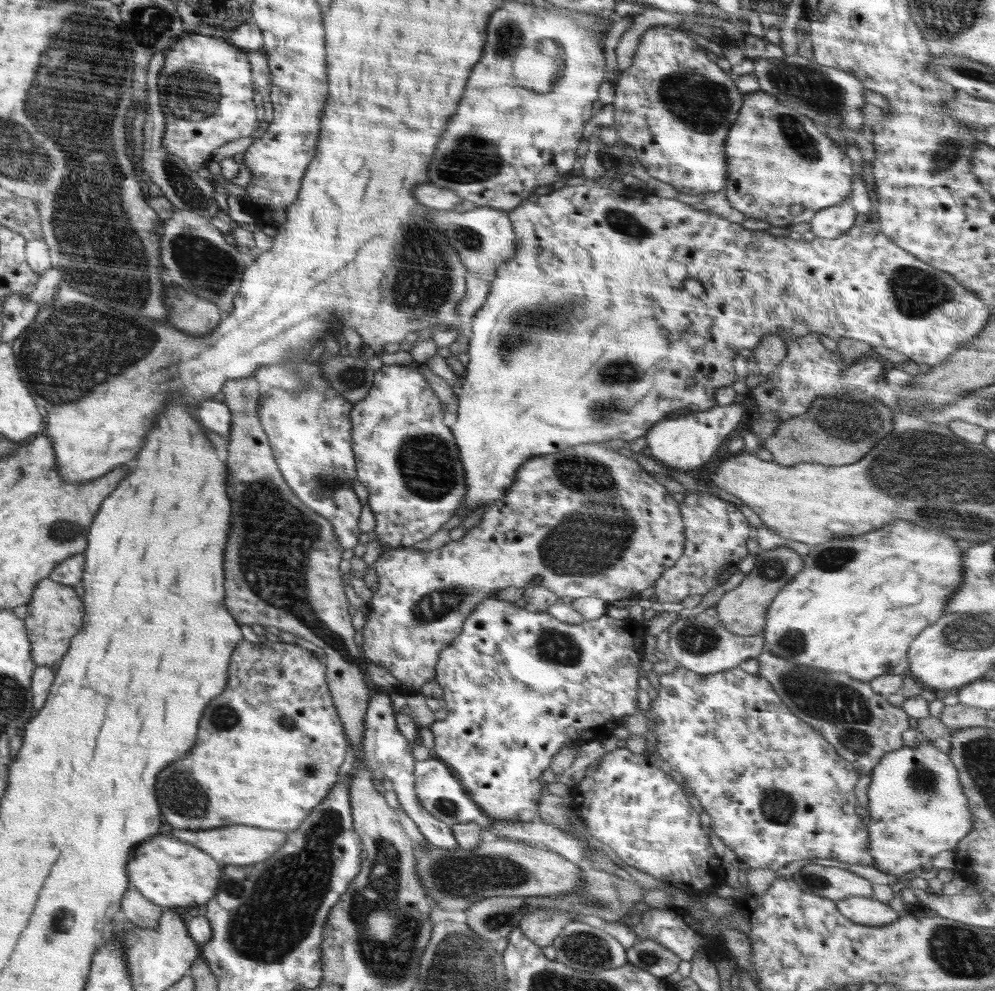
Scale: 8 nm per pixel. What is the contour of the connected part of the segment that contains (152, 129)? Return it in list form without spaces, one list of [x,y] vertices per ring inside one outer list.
[[[167,51],[156,52],[150,60],[147,67],[147,85],[149,88],[148,105],[146,112],[146,122],[144,122],[144,152],[142,154],[143,171],[149,176],[149,182],[154,182],[160,187],[162,196],[166,197],[178,210],[187,210],[200,214],[209,221],[214,218],[221,208],[218,207],[214,199],[214,186],[216,182],[213,179],[204,179],[198,176],[197,171],[191,171],[186,168],[186,163],[180,157],[171,155],[166,151],[166,147],[162,145],[162,136],[164,136],[164,126],[166,126],[164,112],[160,105],[160,91],[158,91],[158,74],[164,68],[164,60],[166,60]]]

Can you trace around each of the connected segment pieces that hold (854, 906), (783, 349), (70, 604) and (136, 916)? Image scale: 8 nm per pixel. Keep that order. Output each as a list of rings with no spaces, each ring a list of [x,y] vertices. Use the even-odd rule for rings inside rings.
[[[852,895],[836,901],[836,906],[844,917],[863,925],[882,926],[899,918],[899,913],[894,911],[888,903],[873,896]]]
[[[770,334],[770,336],[764,336],[760,340],[760,344],[756,348],[751,349],[757,368],[763,375],[770,375],[772,372],[776,372],[776,368],[782,364],[782,360],[786,358],[788,354],[788,345],[784,343],[782,336],[776,336]]]
[[[45,578],[38,584],[32,597],[27,604],[28,615],[24,618],[32,647],[32,661],[38,666],[56,667],[58,662],[68,654],[73,637],[77,636],[78,631],[84,626],[85,614],[82,600],[76,596],[72,587],[62,586],[58,581],[50,578]]]
[[[131,887],[125,891],[125,896],[121,902],[121,910],[126,915],[126,918],[138,925],[138,927],[156,929],[163,909],[162,906],[148,900],[148,898]]]

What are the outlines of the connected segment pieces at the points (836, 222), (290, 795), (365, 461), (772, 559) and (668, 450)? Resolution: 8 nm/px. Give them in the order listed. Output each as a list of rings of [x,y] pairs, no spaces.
[[[850,198],[836,206],[820,209],[809,222],[816,237],[836,238],[854,225],[856,210],[852,208]]]
[[[263,638],[259,642],[250,642],[246,639],[238,641],[238,645],[232,653],[228,667],[229,677],[224,691],[214,697],[206,706],[202,713],[197,731],[196,744],[188,752],[186,758],[174,760],[168,763],[160,773],[158,773],[158,808],[164,814],[164,820],[178,829],[206,830],[228,826],[228,824],[246,824],[246,826],[256,826],[266,830],[278,830],[288,832],[298,829],[304,818],[312,813],[312,809],[322,802],[322,799],[330,793],[332,785],[336,783],[338,770],[344,756],[346,756],[346,740],[344,740],[343,724],[334,706],[330,689],[326,684],[326,663],[316,657],[312,651],[300,647],[297,644],[289,644],[280,640],[271,643]]]
[[[382,365],[374,374],[368,396],[352,406],[352,412],[350,412],[350,421],[352,421],[351,441],[352,449],[354,449],[353,454],[356,457],[357,479],[368,492],[369,505],[372,512],[374,512],[374,519],[376,519],[375,536],[380,540],[385,551],[399,549],[400,547],[412,547],[416,542],[432,536],[438,530],[443,529],[443,525],[448,523],[455,515],[455,511],[464,504],[467,492],[465,469],[461,462],[458,445],[454,441],[454,435],[450,427],[444,423],[445,411],[440,407],[440,402],[441,400],[436,396],[432,387],[428,385],[426,377],[416,367],[410,367],[410,365]]]
[[[786,546],[760,550],[756,555],[753,569],[745,574],[741,584],[736,586],[735,590],[726,592],[715,605],[721,625],[728,632],[738,636],[752,636],[762,632],[766,625],[766,613],[770,603],[774,601],[778,592],[802,570],[803,566],[803,557]]]
[[[734,402],[724,406],[717,404],[714,408],[693,411],[678,418],[664,418],[654,424],[646,434],[646,444],[650,450],[647,454],[669,469],[695,472],[710,462],[712,454],[726,436],[734,431],[746,410],[747,407],[742,402]]]

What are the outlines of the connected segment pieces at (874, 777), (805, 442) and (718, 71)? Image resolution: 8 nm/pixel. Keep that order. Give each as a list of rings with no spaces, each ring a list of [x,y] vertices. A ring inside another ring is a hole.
[[[930,742],[914,747],[903,746],[885,754],[870,774],[868,787],[869,816],[866,819],[870,854],[874,858],[877,873],[909,877],[924,864],[932,862],[941,852],[954,851],[958,842],[972,830],[972,816],[968,798],[962,790],[958,771],[948,754]]]
[[[871,389],[820,396],[806,413],[781,423],[773,435],[762,440],[762,447],[771,453],[774,463],[784,467],[801,463],[834,467],[854,464],[868,454],[876,442],[892,432],[892,410],[874,398]]]
[[[669,25],[650,27],[634,51],[632,64],[615,82],[616,98],[611,106],[616,106],[618,126],[613,127],[617,136],[630,144],[630,151],[650,176],[671,184],[678,192],[698,195],[722,191],[726,180],[724,140],[743,104],[734,77],[708,59],[701,40]]]

